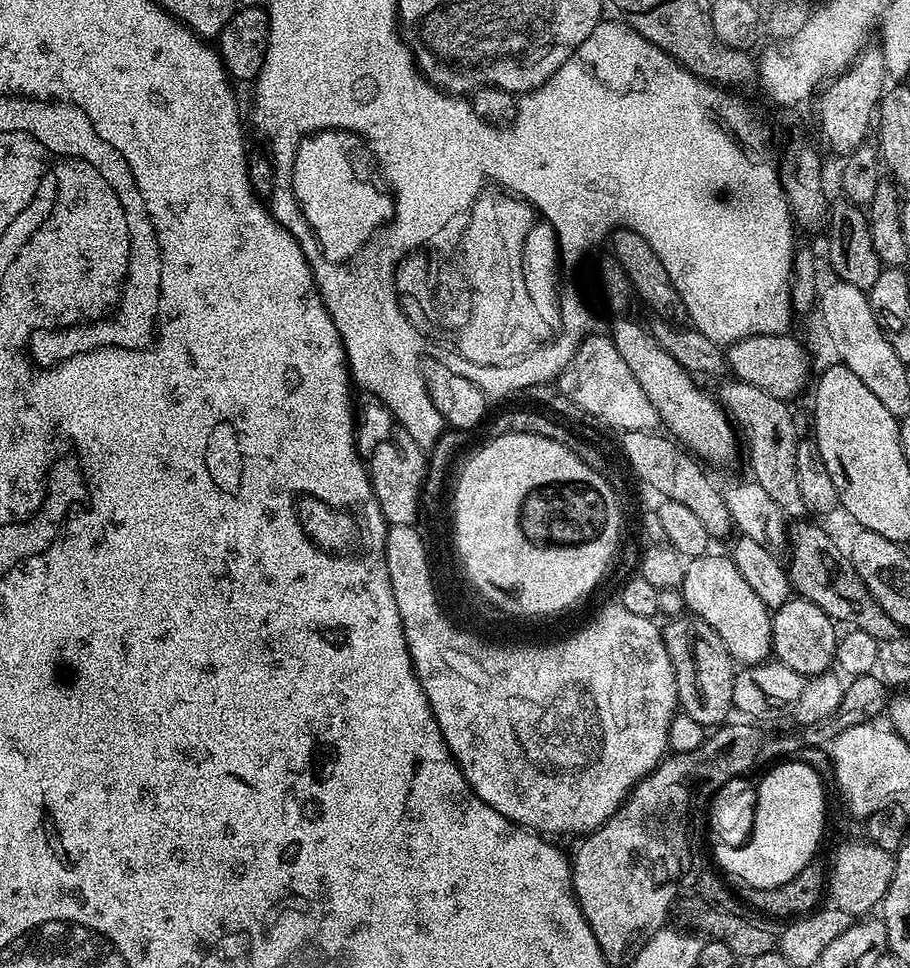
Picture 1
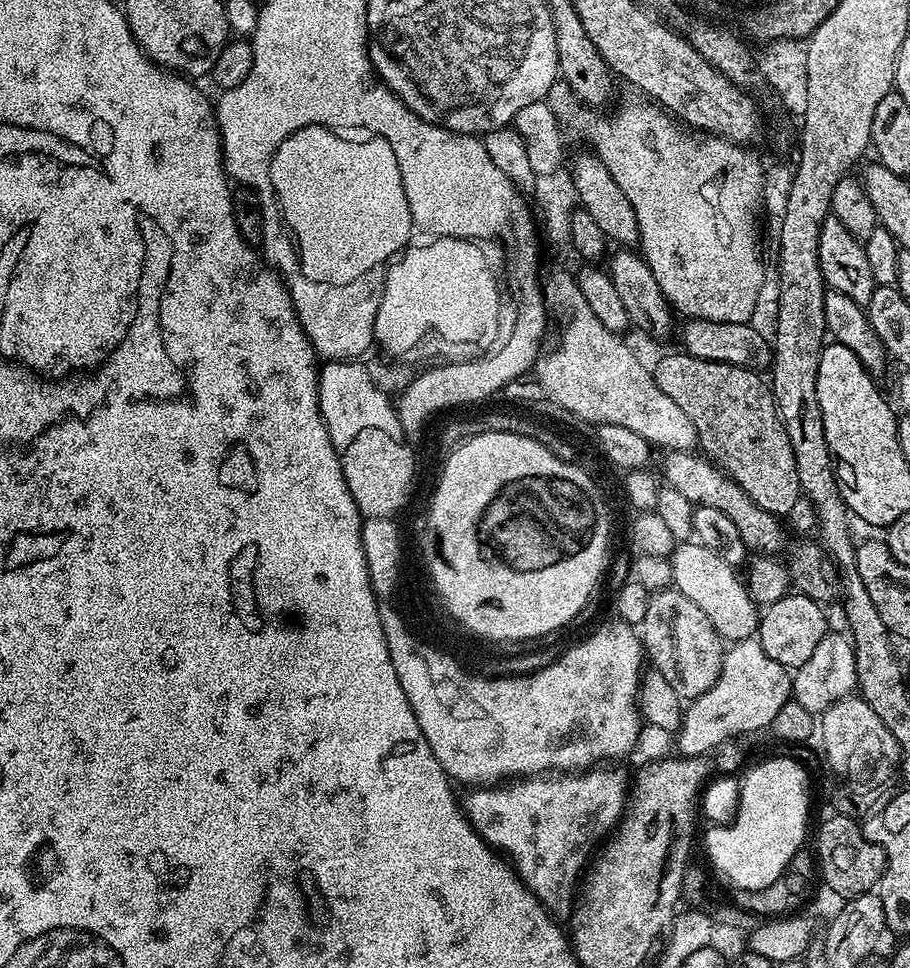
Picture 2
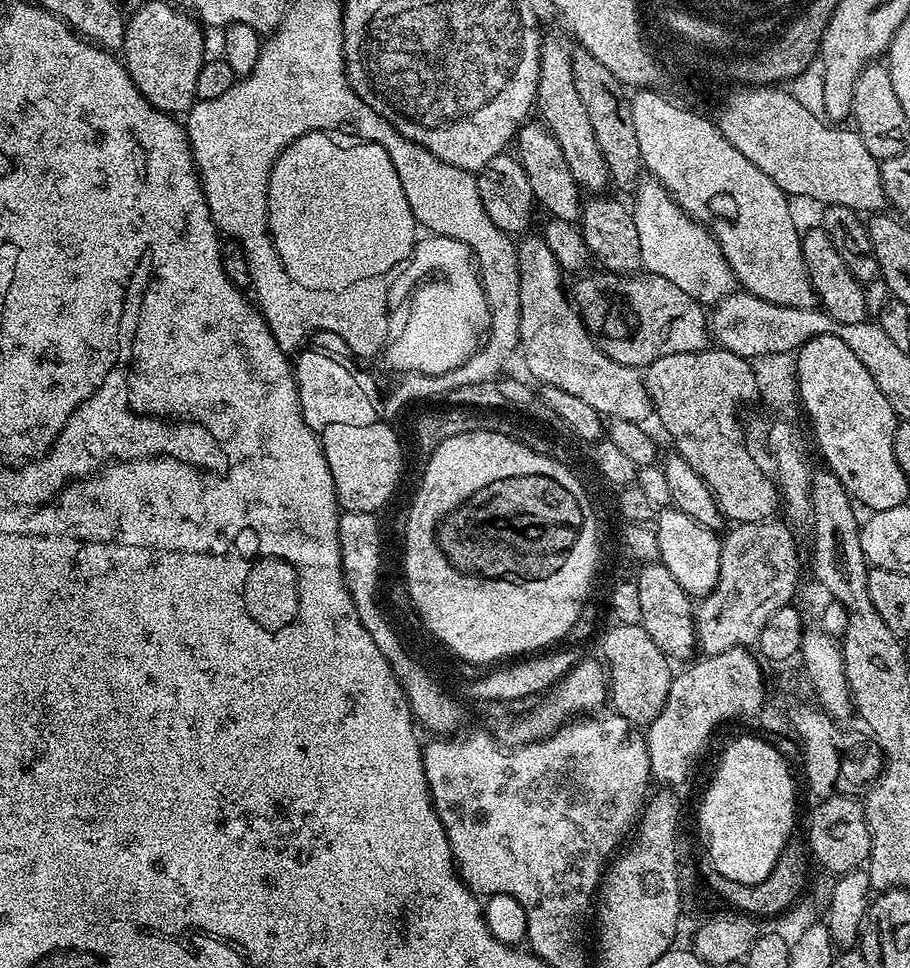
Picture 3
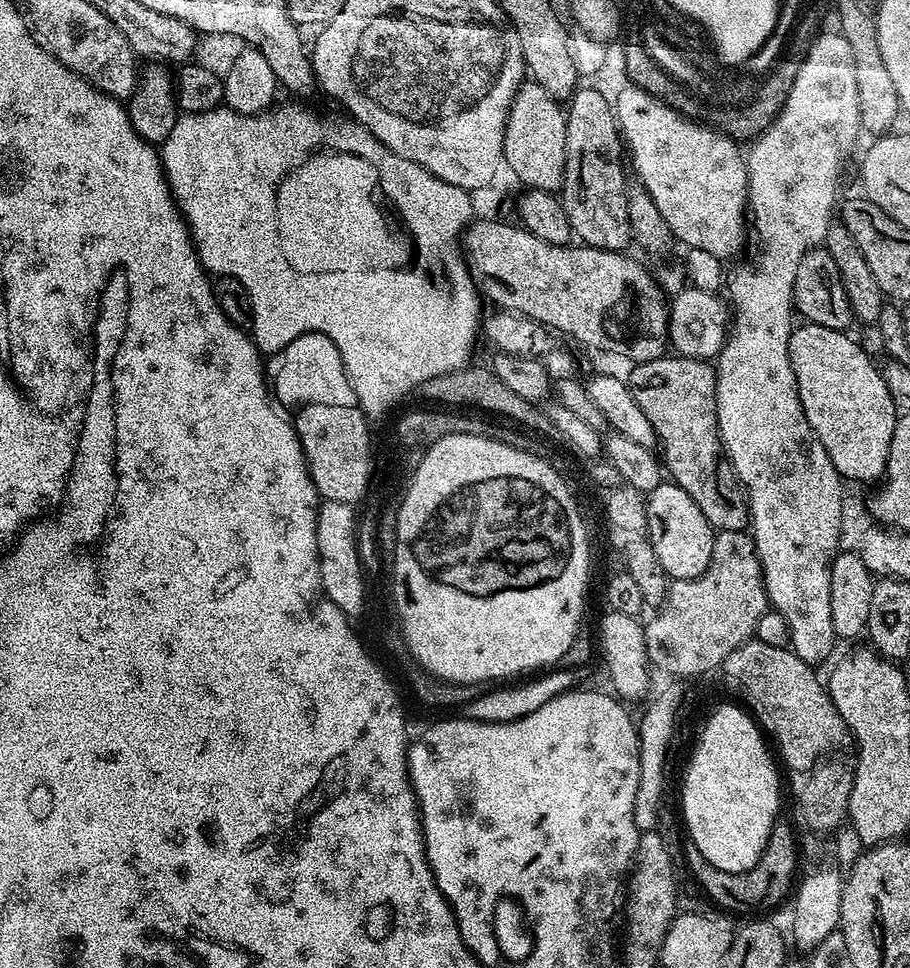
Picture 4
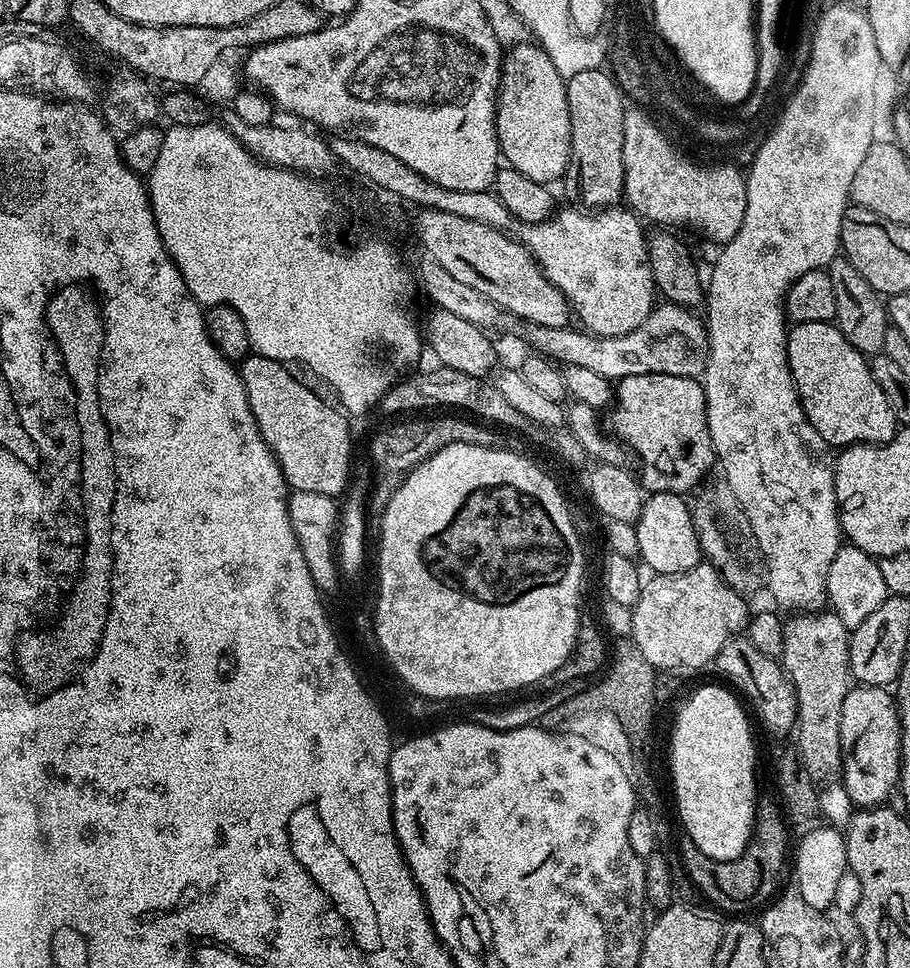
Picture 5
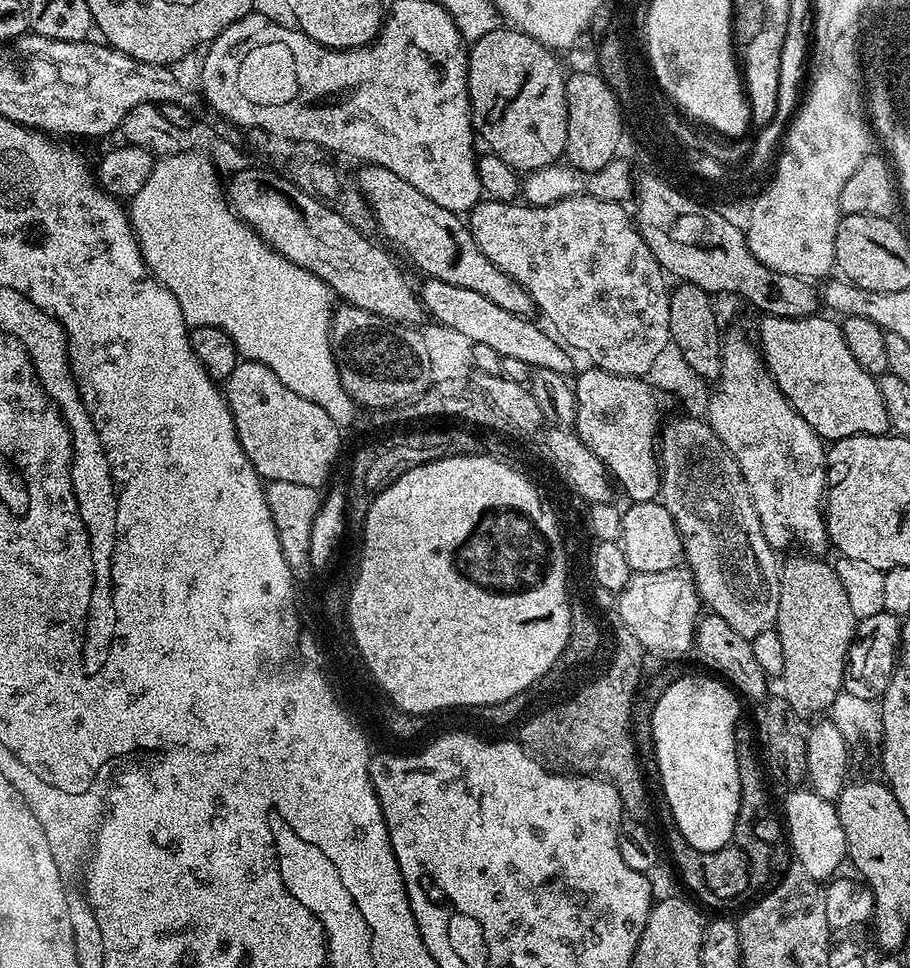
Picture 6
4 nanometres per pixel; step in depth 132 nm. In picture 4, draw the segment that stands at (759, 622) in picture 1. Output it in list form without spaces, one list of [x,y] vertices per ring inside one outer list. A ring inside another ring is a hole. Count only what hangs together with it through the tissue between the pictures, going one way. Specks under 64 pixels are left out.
[[[671,482],[660,484],[646,496],[648,507],[648,527],[646,535],[653,544],[654,553],[658,554],[658,562],[662,562],[662,570],[672,580],[689,580],[698,578],[710,566],[710,558],[714,550],[716,537],[710,522],[706,522],[706,514],[698,510],[698,502],[682,490],[682,486]]]

